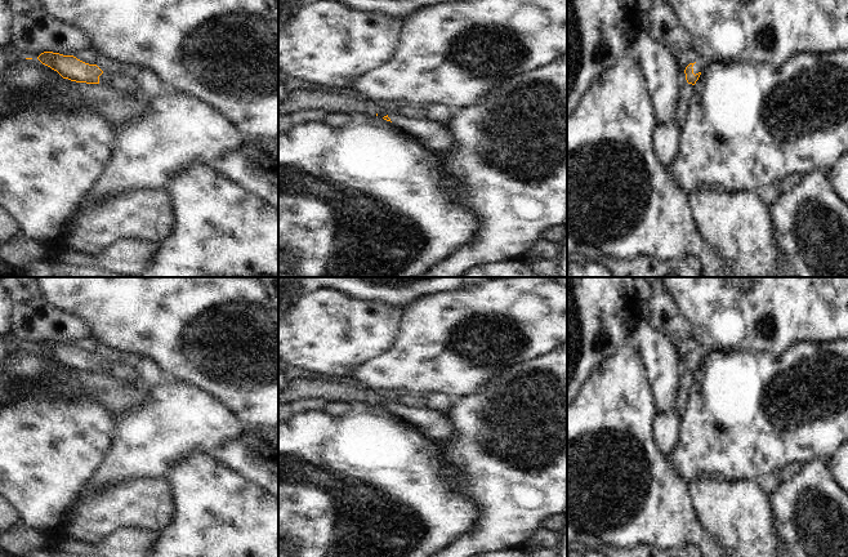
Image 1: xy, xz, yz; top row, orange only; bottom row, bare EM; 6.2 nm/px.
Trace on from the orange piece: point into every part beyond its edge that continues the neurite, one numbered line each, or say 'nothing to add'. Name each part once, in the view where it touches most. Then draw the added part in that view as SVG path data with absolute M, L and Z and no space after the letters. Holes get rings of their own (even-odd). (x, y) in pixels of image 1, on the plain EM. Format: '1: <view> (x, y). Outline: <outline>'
1: yz (699, 355). Outline: M699 347L697 351L693 353L693 362L699 362L704 358L704 356L710 352L708 348L705 347Z

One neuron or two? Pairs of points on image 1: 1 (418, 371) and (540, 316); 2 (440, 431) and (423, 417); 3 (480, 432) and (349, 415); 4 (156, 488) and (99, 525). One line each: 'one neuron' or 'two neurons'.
1: one neuron
2: one neuron
3: two neurons
4: one neuron

